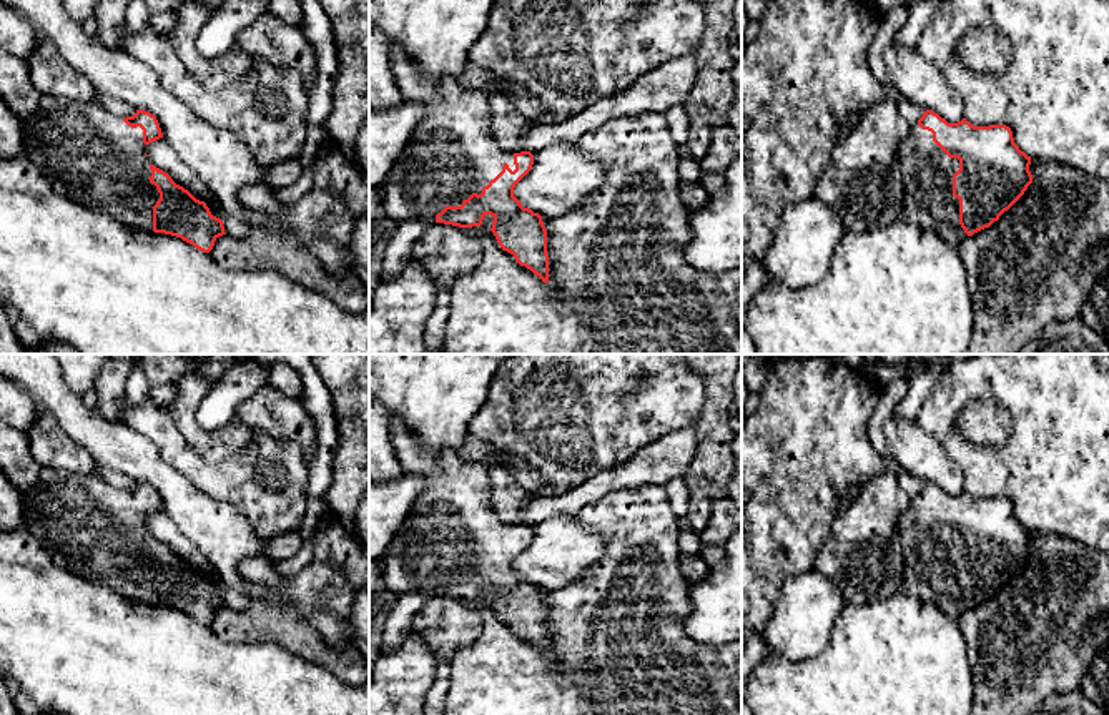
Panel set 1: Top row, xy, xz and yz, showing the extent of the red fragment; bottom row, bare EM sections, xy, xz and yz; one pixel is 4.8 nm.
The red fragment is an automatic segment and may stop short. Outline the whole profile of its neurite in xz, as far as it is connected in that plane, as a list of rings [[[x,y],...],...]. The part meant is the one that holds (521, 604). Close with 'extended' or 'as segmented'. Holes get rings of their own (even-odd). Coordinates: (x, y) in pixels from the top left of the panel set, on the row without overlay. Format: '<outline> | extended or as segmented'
[[[391,421],[391,439],[402,472],[429,481],[414,500],[401,530],[389,542],[384,564],[384,589],[397,597],[424,594],[459,600],[481,599],[485,587],[494,590],[490,604],[499,619],[520,639],[549,655],[547,602],[542,589],[524,580],[514,569],[515,557],[530,544],[530,524],[502,522],[490,507],[489,466],[466,462],[457,451],[429,451],[404,424]]] | extended

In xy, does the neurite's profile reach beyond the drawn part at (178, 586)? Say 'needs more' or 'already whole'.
needs more

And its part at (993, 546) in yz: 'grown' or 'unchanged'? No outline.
grown

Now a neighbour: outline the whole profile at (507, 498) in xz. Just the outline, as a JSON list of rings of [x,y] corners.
[[[505,464],[489,467],[490,507],[497,517],[510,525],[525,524],[520,510],[534,499],[535,491],[522,487]]]

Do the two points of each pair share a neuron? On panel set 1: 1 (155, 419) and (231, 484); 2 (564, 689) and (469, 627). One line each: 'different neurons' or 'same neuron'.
1: same neuron
2: different neurons

